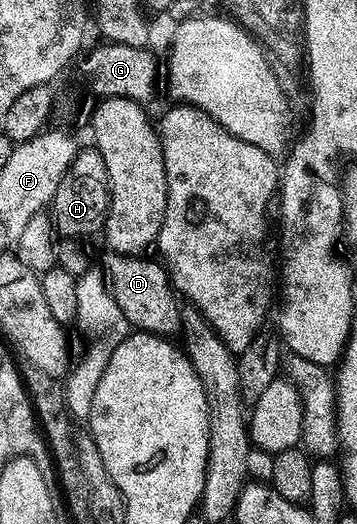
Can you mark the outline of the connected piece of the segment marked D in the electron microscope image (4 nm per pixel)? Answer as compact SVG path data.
M116 254L106 257L103 264L107 269L109 291L113 293L119 309L126 315L127 322L134 329L166 338L172 337L181 326L181 308L179 303L177 304L178 297L170 285L168 271L156 259L141 260L145 258Z

